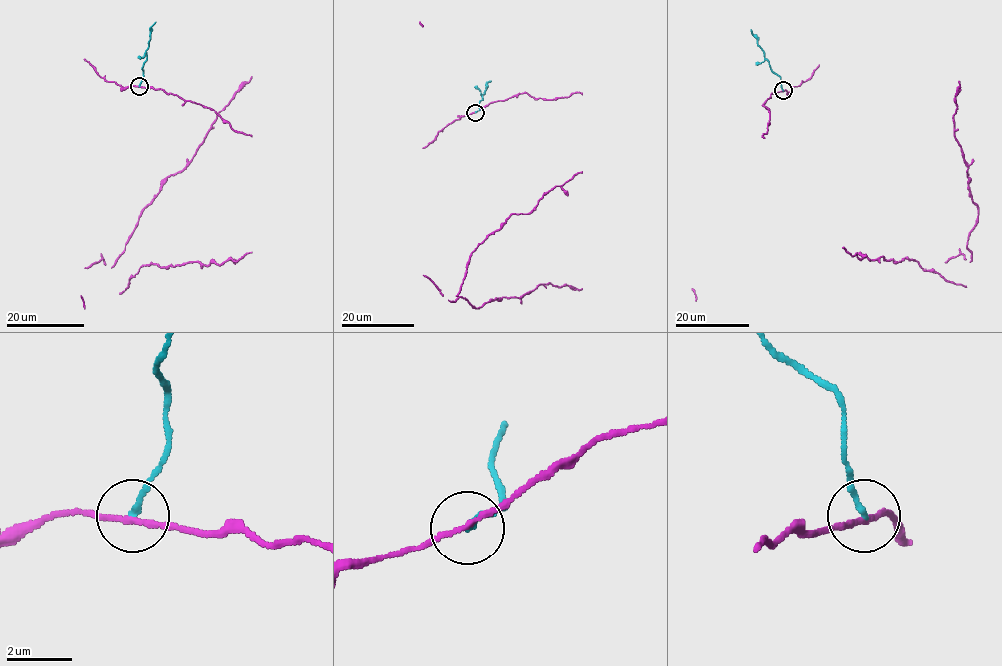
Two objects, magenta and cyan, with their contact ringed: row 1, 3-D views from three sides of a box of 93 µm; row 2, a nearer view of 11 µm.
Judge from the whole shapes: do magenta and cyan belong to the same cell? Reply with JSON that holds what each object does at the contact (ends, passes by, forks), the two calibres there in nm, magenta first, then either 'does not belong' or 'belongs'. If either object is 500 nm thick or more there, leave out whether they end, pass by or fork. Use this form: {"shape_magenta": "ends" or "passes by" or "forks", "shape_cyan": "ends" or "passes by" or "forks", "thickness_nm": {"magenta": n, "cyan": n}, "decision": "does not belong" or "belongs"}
{"shape_magenta": "passes by", "shape_cyan": "ends", "thickness_nm": {"magenta": 150, "cyan": 160}, "decision": "does not belong"}

